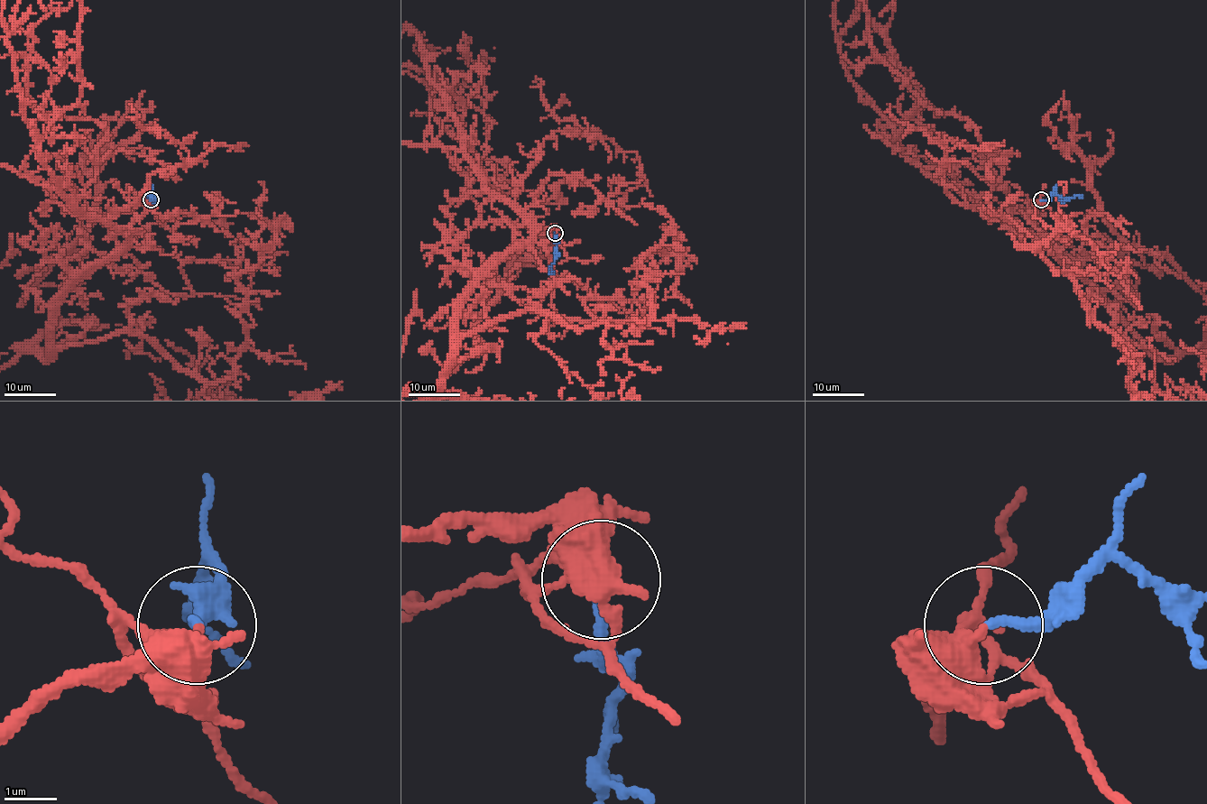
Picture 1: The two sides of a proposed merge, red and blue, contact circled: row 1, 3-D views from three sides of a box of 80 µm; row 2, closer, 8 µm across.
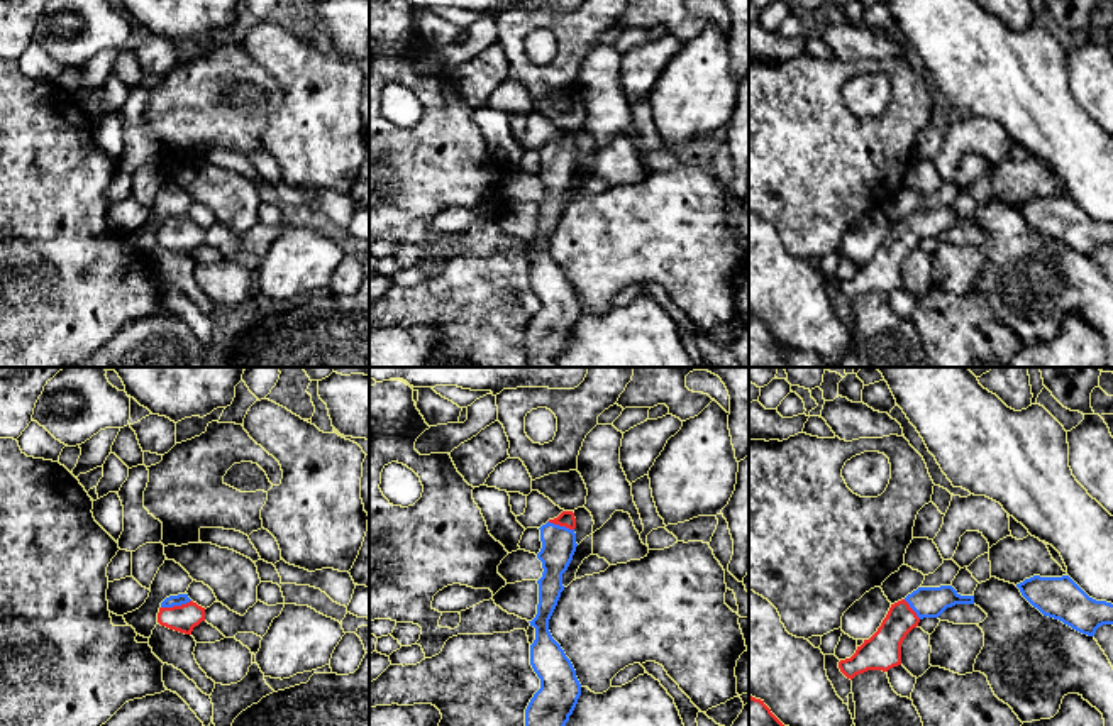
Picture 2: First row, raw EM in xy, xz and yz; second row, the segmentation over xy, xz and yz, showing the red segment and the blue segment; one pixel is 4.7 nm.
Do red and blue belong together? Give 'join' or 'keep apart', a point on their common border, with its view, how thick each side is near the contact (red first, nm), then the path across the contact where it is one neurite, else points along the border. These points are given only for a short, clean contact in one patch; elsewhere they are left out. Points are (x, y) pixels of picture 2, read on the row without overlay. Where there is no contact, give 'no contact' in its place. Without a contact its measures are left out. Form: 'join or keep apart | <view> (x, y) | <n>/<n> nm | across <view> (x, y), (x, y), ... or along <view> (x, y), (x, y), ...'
join | xy (175, 227) | 130/50 nm | across xy (183, 239), (175, 227), (178, 220)

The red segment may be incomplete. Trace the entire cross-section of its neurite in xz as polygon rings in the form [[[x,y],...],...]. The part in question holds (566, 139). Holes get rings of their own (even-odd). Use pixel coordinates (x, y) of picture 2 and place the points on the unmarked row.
[[[562,132],[539,149],[542,169],[537,179],[542,183],[544,193],[537,201],[537,235],[529,244],[535,249],[530,286],[540,300],[540,310],[525,330],[525,352],[530,367],[561,367],[556,359],[569,342],[581,316],[576,291],[549,252],[549,240],[564,212],[562,195],[578,168],[574,149],[573,132]]]

